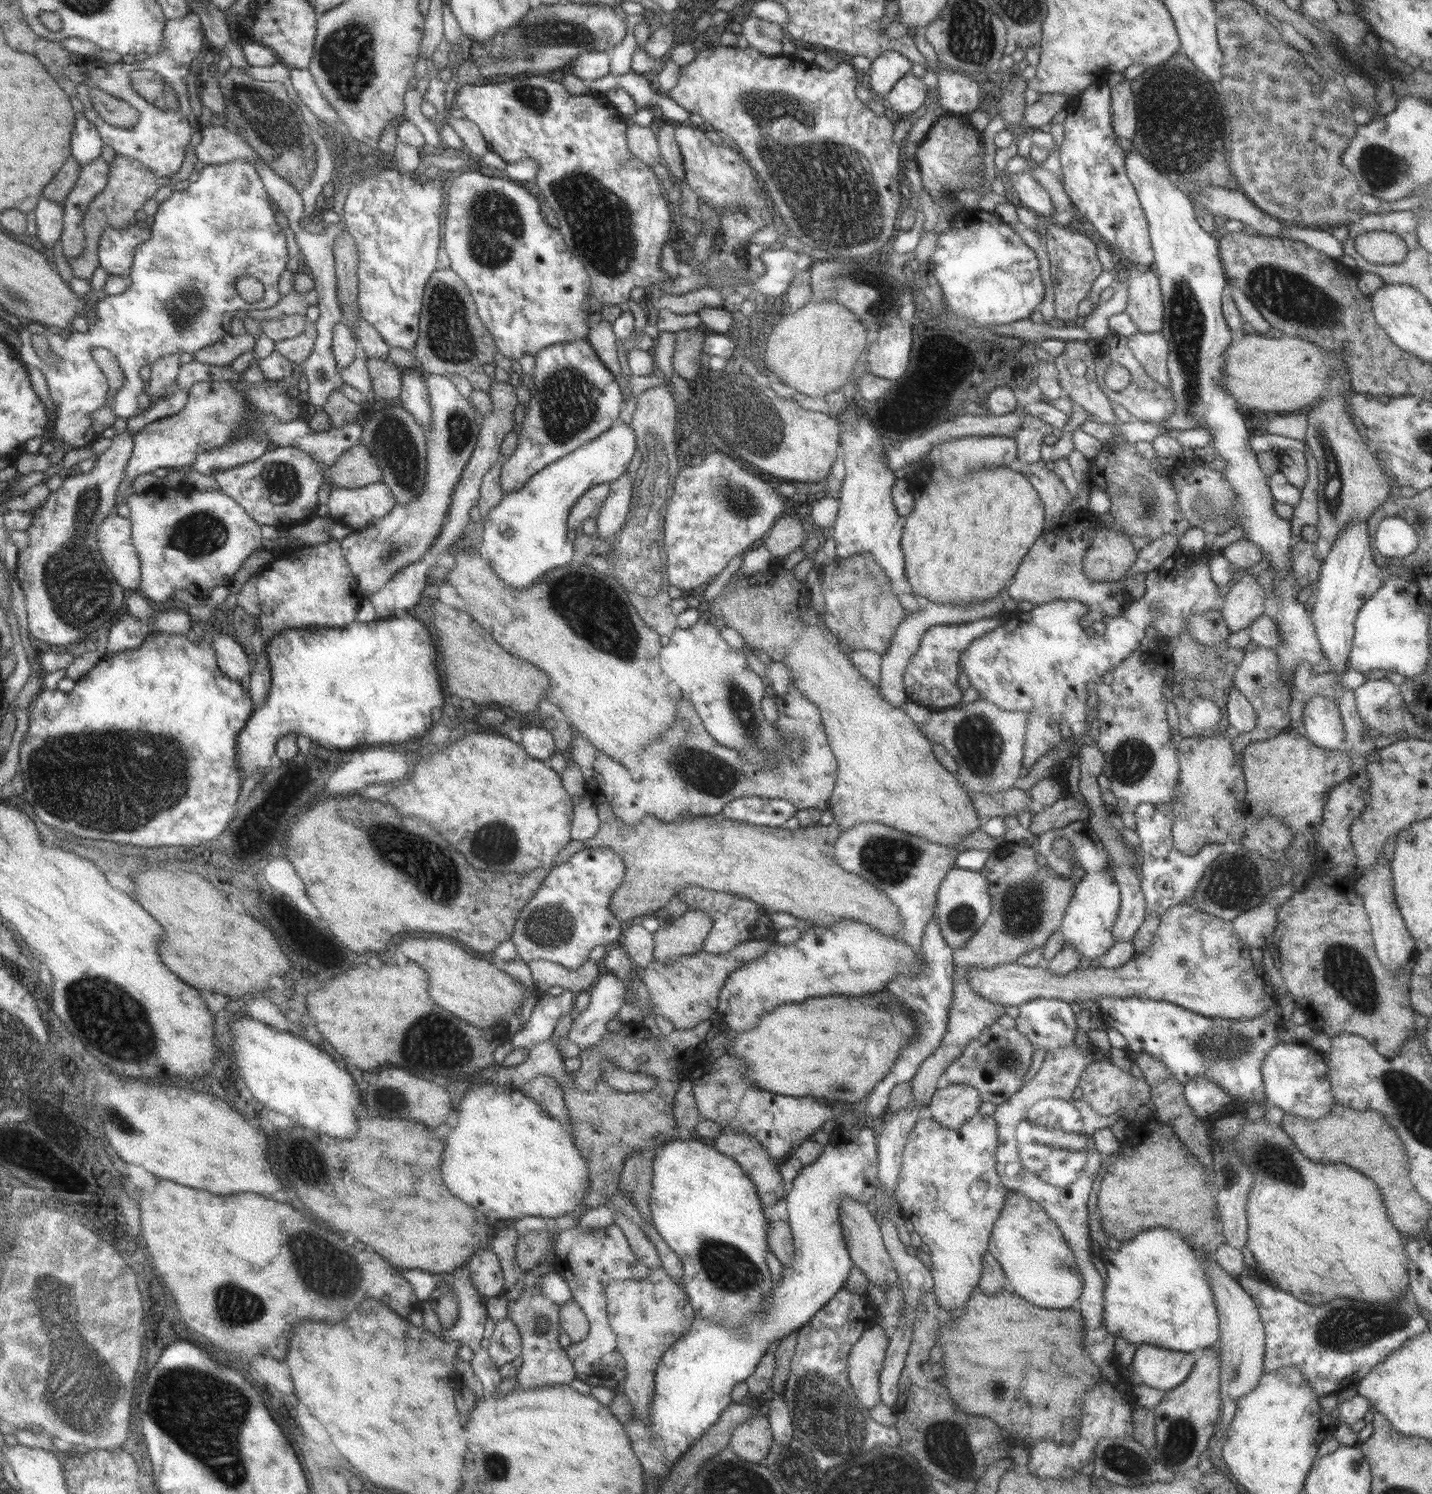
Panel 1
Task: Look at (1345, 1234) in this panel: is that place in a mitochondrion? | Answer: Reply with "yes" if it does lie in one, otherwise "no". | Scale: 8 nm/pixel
no

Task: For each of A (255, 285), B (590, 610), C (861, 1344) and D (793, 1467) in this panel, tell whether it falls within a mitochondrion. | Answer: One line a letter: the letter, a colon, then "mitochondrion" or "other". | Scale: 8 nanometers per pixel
A: other
B: mitochondrion
C: other
D: mitochondrion

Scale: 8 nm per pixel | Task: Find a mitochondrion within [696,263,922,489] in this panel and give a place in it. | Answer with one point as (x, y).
(752, 421)

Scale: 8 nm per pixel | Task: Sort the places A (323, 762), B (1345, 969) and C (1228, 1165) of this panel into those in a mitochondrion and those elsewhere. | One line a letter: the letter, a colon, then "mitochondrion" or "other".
A: other
B: mitochondrion
C: mitochondrion

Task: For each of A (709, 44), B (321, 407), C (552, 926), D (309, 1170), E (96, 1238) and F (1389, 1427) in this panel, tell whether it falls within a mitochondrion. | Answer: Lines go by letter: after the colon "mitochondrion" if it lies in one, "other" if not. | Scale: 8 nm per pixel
A: other
B: other
C: mitochondrion
D: mitochondrion
E: other
F: other

